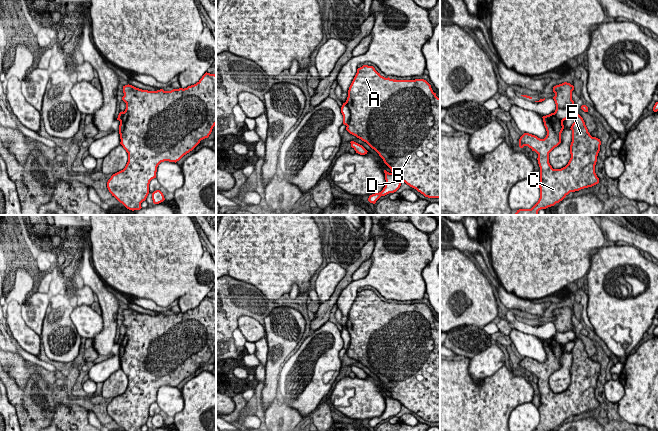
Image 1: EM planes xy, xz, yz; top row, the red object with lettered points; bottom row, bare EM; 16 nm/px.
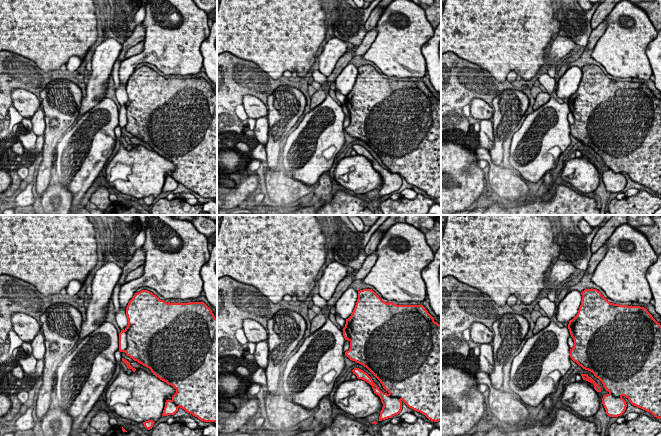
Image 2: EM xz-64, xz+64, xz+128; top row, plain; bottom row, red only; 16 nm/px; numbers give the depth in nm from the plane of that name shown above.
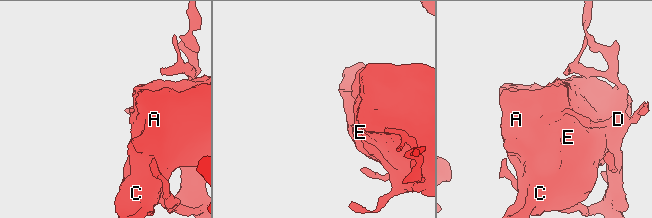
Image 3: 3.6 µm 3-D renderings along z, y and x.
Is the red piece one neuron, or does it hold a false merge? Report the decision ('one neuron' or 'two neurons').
two neurons

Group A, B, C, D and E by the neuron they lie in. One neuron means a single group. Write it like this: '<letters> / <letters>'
A B C E / D

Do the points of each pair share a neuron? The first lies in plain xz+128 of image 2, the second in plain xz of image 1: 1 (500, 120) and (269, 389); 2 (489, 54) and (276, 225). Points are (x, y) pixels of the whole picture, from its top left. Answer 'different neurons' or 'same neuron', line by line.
1: same neuron
2: same neuron

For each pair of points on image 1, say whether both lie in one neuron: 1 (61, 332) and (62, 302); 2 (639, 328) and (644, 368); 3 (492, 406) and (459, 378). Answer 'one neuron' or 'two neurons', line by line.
1: one neuron
2: two neurons
3: one neuron

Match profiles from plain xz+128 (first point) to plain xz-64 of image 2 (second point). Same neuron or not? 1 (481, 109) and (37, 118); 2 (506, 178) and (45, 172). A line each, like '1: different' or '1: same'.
1: different
2: different

